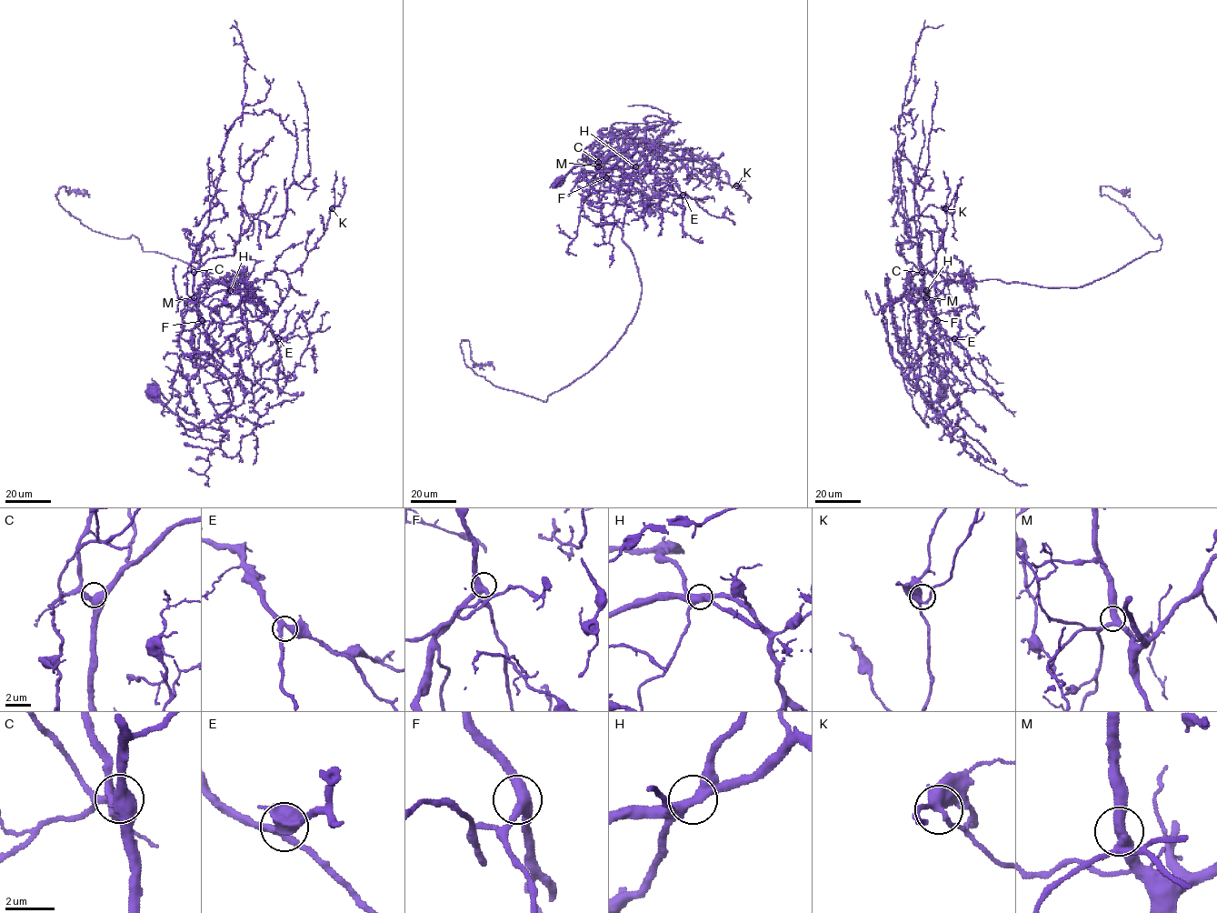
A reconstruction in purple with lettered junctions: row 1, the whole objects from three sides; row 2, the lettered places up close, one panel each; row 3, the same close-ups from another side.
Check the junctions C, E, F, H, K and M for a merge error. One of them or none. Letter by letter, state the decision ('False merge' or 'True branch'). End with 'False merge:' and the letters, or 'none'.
C: True branch
E: True branch
F: True branch
H: False merge
K: True branch
M: True branch
False merge: H

